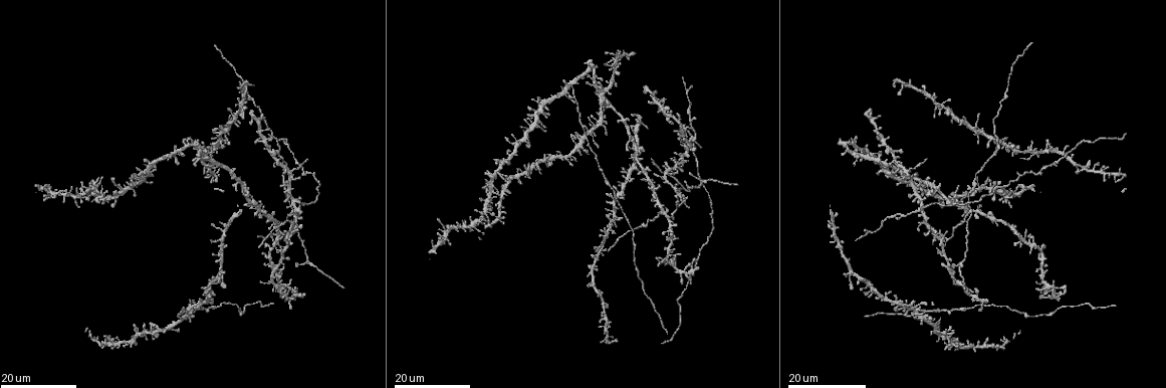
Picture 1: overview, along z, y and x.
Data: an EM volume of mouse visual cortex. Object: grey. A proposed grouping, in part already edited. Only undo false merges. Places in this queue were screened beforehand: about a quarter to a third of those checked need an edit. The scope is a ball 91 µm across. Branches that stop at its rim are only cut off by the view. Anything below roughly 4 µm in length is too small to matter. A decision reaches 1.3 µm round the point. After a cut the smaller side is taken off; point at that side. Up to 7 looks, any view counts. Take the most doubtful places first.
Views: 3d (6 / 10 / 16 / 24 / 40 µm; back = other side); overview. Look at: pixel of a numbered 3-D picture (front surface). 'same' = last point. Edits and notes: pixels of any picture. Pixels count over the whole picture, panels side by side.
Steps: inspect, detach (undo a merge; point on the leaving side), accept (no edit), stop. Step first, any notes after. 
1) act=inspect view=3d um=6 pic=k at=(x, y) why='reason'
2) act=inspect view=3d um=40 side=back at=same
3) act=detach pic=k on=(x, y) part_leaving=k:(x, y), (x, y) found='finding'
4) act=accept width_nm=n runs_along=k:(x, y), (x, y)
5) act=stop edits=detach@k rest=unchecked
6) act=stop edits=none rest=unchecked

act=inspect view=3d um=24 pic=1 at=(596, 253) why='small branch off a trunk'

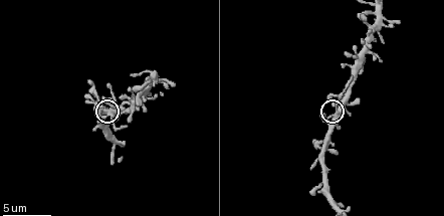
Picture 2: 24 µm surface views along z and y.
act=inspect view=3d um=6 pic=2 at=(337, 112)

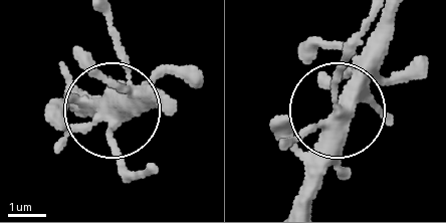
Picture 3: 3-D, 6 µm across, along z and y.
act=accept runs_along=3:(172, 98), (115, 107), (122, 181) found='one neuron here'

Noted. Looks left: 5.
act=inspect view=3d um=24 pic=1 at=(692, 142)

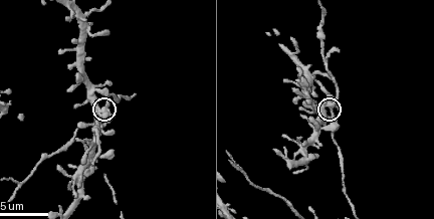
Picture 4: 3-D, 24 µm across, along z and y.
act=inspect view=3d um=6 pic=4 at=(327, 102) why='closer look'

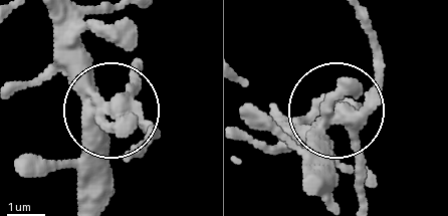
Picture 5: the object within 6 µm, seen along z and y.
act=accept side_arm_um=73 found='one neuron here'

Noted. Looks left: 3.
act=inspect view=3d um=24 pic=1 at=(589, 130) why='thin arm on a thick one'

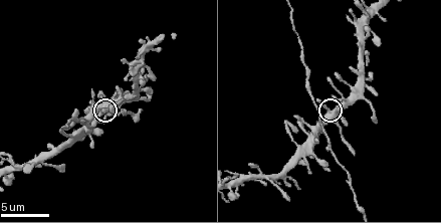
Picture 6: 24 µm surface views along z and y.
act=inspect view=3d um=10 pic=6 at=(329, 114)

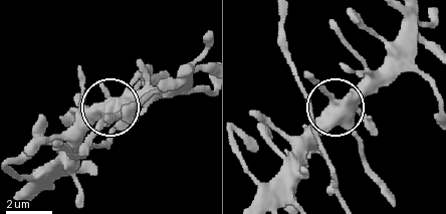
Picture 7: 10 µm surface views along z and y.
act=accept width_nm=510 found='one neuron here'

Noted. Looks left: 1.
act=stop edits=none rest=unchecked

